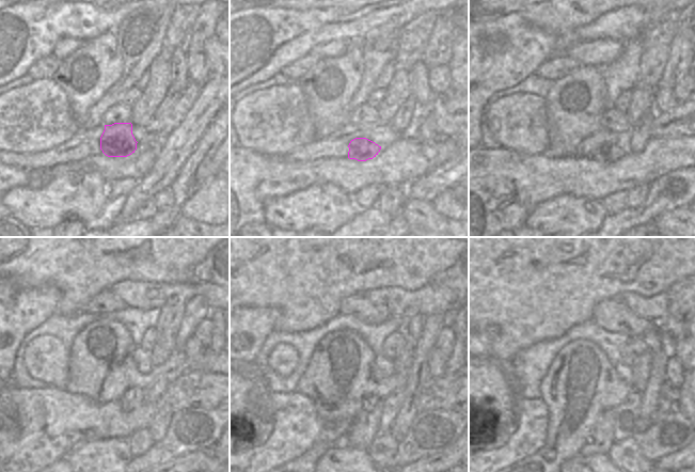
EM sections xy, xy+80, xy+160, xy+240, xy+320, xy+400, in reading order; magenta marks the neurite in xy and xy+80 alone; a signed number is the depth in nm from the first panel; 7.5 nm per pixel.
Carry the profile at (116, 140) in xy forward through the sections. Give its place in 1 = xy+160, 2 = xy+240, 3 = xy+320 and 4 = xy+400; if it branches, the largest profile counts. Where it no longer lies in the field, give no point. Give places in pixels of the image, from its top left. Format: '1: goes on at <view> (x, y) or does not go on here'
1: goes on at xy+160 (609, 153)
2: goes on at xy+240 (132, 398)
3: goes on at xy+320 (364, 428)
4: goes on at xy+400 (600, 439)

